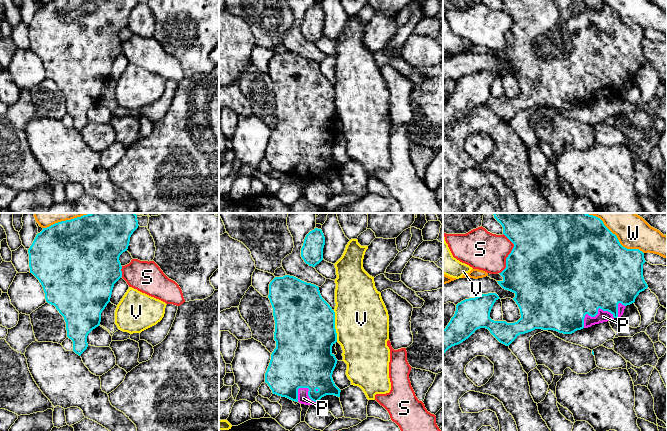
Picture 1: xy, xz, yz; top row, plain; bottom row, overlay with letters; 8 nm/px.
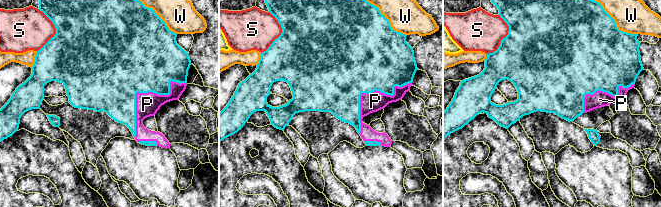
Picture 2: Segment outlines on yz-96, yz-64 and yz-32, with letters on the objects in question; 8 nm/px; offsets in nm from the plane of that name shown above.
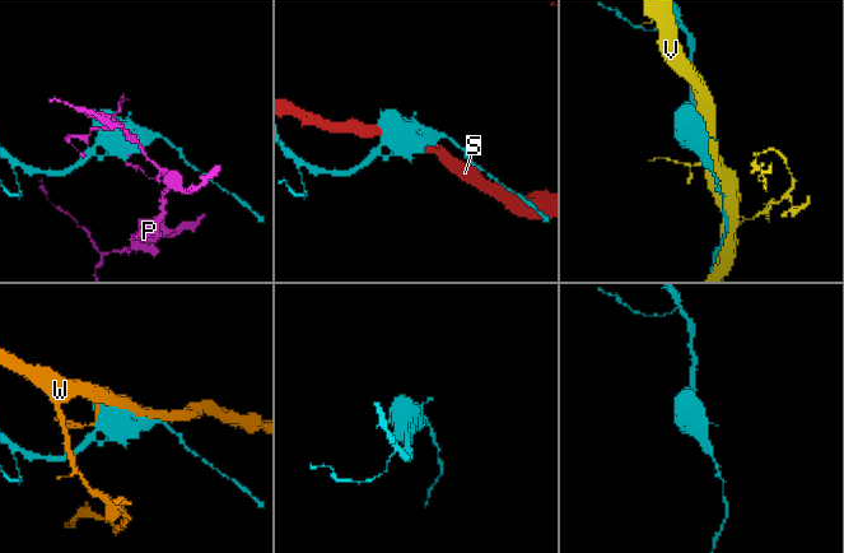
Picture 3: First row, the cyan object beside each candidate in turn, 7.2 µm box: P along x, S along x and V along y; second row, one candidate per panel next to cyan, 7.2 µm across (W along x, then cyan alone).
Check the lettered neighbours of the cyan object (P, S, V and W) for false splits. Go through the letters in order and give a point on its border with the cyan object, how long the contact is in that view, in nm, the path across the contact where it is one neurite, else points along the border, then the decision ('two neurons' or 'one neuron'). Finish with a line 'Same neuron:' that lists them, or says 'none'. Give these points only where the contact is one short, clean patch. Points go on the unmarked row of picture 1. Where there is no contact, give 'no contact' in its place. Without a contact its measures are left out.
P: meets cyan in yz at (595, 91); contact 260 nm long; two neurons
S: meets cyan in yz at (510, 29); contact 320 nm long; two neurons
V: meets cyan in xz at (334, 102); contact 260 nm long; two neurons
W: meets cyan in yz at (621, 21); contact 400 nm long; two neurons
Same neuron: none

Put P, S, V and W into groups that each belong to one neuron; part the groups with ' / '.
P / S / V / W

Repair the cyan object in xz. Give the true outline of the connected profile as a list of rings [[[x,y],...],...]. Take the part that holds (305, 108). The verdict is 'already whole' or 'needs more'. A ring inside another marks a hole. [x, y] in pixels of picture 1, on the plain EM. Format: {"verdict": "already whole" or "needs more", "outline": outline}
{"verdict": "already whole", "outline": [[[294,52],[275,53],[269,60],[268,74],[275,96],[276,124],[265,149],[265,159],[273,170],[298,178],[298,165],[308,164],[308,172],[318,178],[326,171],[340,173],[332,150],[337,135],[332,122],[337,118],[335,88],[322,74],[319,63]]]}

